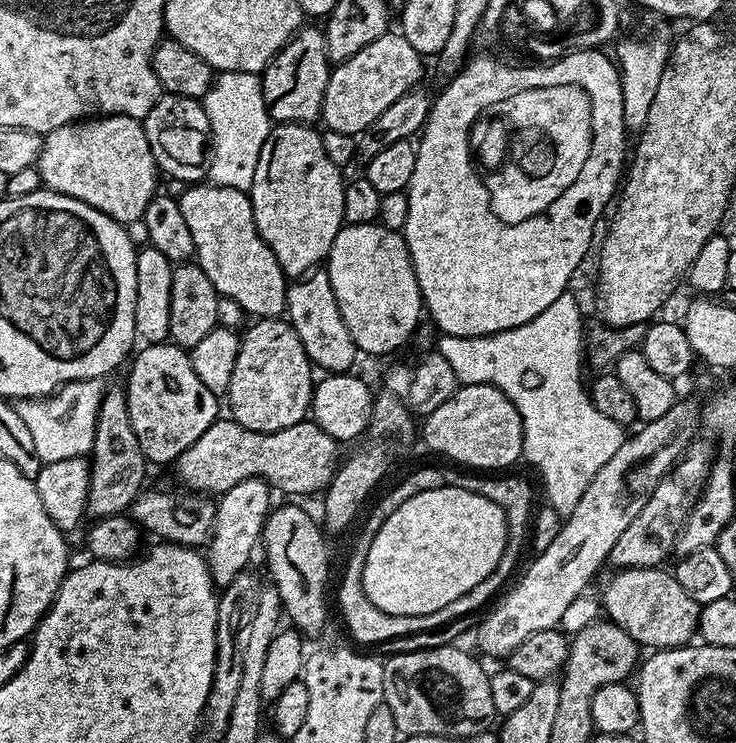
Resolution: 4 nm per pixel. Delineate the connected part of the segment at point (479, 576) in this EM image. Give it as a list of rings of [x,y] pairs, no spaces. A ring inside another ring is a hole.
[[[446,483],[442,488],[425,490],[407,499],[386,519],[370,545],[370,554],[362,570],[362,586],[366,588],[367,598],[372,601],[377,599],[372,580],[384,584],[384,592],[388,596],[396,592],[400,601],[394,606],[394,612],[398,615],[434,614],[438,610],[437,606],[445,608],[450,606],[452,600],[463,601],[464,595],[474,591],[483,580],[484,583],[491,581],[492,572],[498,566],[507,545],[508,527],[502,507],[490,502],[490,498],[482,498],[482,494],[474,494]],[[416,595],[425,596],[432,604],[420,600],[416,606],[412,605],[411,600]]]

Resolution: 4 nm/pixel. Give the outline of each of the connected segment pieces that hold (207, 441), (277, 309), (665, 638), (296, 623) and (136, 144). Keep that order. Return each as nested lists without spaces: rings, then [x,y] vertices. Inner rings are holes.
[[[217,418],[206,430],[206,434],[202,434],[194,446],[187,448],[175,460],[174,469],[176,468],[176,476],[180,479],[177,481],[189,492],[223,494],[238,486],[238,482],[246,482],[246,478],[258,478],[267,482],[277,493],[285,492],[288,495],[285,497],[300,498],[296,496],[308,496],[311,492],[320,494],[327,489],[338,467],[336,448],[337,440],[330,438],[330,434],[326,434],[326,430],[322,430],[322,426],[318,426],[311,418],[305,418],[296,425],[277,432],[255,432],[231,418]]]
[[[197,182],[184,188],[178,199],[182,218],[186,218],[186,226],[190,226],[190,235],[194,238],[195,263],[214,282],[214,290],[226,298],[234,298],[238,306],[252,318],[280,318],[285,315],[286,290],[288,284],[284,271],[278,266],[278,258],[262,242],[258,230],[254,226],[254,210],[252,198],[248,192],[234,190],[230,186],[218,186],[211,182]]]
[[[663,567],[652,568],[621,568],[613,571],[613,576],[604,584],[604,598],[602,597],[602,612],[609,621],[616,624],[637,645],[648,647],[648,650],[663,650],[666,648],[682,648],[689,643],[691,636],[697,635],[700,627],[701,604],[694,602],[682,586],[678,586],[675,575],[671,571],[663,572]]]
[[[284,502],[267,516],[262,529],[262,548],[266,550],[271,583],[279,595],[281,609],[292,620],[291,624],[305,637],[318,635],[326,626],[326,586],[330,574],[330,556],[327,537],[321,525],[302,508],[299,503]]]
[[[102,116],[58,126],[44,136],[38,161],[45,189],[94,206],[119,224],[143,221],[146,206],[157,195],[158,167],[143,123],[129,116]]]

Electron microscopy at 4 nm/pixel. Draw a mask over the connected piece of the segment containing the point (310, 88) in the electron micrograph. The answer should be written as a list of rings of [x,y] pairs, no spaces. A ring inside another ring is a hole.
[[[301,27],[292,41],[270,61],[260,76],[269,121],[277,124],[311,125],[321,119],[320,111],[326,94],[330,61],[323,31],[319,27],[308,27]]]

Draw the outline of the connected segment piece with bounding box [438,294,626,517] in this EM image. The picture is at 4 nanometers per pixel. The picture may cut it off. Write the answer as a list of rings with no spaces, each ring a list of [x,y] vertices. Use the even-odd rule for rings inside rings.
[[[565,294],[554,298],[538,318],[526,322],[517,328],[505,332],[496,332],[492,336],[445,336],[439,337],[438,350],[450,367],[454,369],[457,381],[466,384],[492,384],[518,410],[522,418],[524,431],[525,461],[529,460],[541,472],[540,480],[544,483],[544,492],[552,503],[552,508],[560,512],[561,517],[569,516],[578,506],[578,498],[590,486],[594,474],[618,454],[626,439],[625,425],[610,422],[606,414],[600,413],[592,405],[591,395],[586,391],[586,384],[580,381],[580,362],[582,366],[582,353],[585,351],[585,317],[580,317],[580,304]]]

